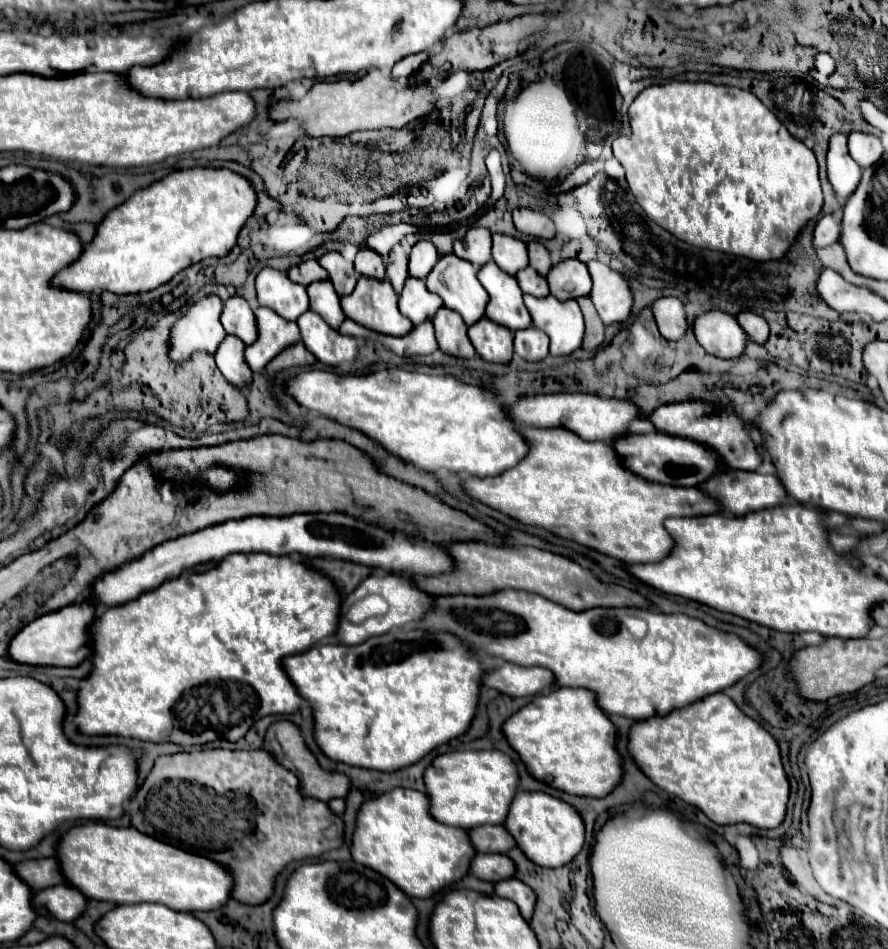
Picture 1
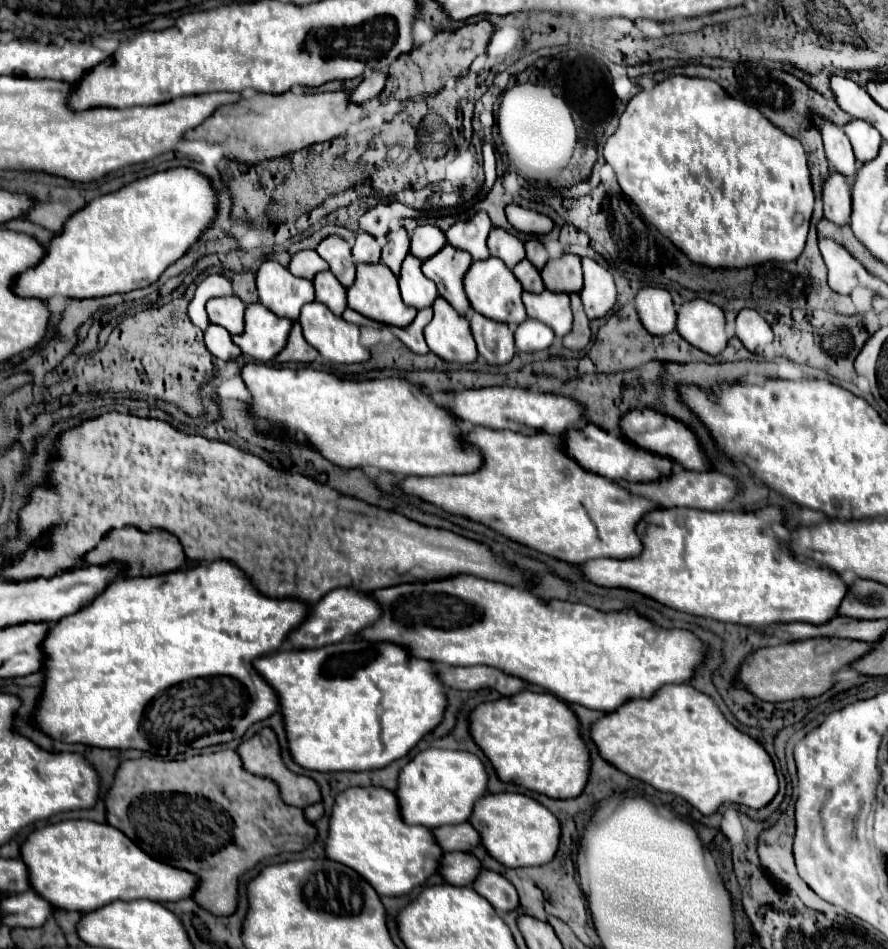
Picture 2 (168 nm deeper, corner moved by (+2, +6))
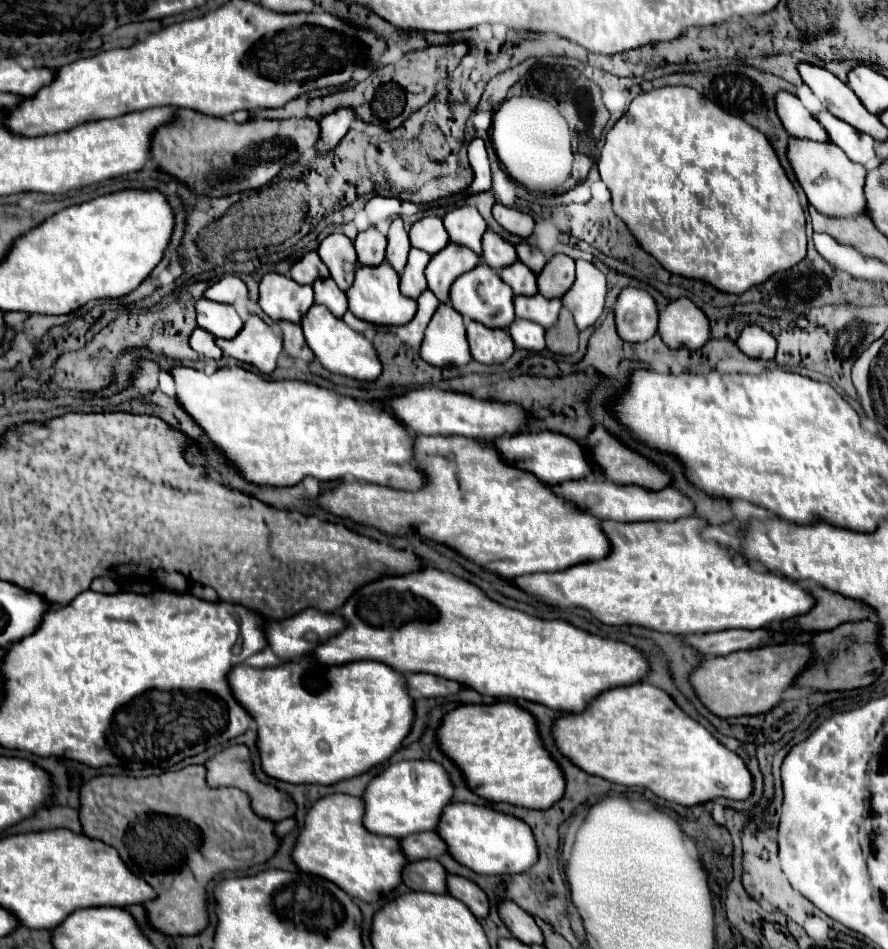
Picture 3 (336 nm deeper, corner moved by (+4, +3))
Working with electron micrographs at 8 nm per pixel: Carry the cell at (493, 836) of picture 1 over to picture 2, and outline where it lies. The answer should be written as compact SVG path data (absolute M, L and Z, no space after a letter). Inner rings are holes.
M468 822L458 824L458 826L440 826L440 828L432 830L432 836L436 838L438 846L444 852L454 852L454 850L468 852L470 848L480 844L476 830L472 826L468 826Z

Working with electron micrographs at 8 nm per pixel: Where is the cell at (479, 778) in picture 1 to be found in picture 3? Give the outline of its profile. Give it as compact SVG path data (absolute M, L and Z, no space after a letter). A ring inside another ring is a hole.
M430 759L400 761L390 765L386 771L382 771L378 777L370 781L364 793L364 801L366 801L364 825L368 827L368 831L404 839L412 833L438 829L446 805L454 801L454 785L450 781L448 771L436 761Z

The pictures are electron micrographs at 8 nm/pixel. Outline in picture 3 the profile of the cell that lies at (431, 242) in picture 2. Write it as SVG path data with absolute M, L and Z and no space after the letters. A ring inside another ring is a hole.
M424 217L410 227L412 247L422 249L428 255L436 255L440 249L444 249L444 245L448 241L450 241L448 233L444 231L442 219L438 219L438 217Z

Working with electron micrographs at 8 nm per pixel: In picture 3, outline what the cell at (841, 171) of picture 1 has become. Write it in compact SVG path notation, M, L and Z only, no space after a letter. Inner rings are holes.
M780 91L776 95L776 107L780 111L780 119L788 133L796 139L810 139L816 143L830 143L824 127L814 119L814 115L800 103L796 95Z

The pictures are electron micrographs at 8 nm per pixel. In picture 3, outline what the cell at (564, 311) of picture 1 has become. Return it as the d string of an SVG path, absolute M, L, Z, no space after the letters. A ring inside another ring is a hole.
M536 293L532 297L518 295L518 297L514 297L514 309L516 309L518 319L528 319L528 321L540 323L544 329L550 329L558 321L562 301L546 299L540 293Z

